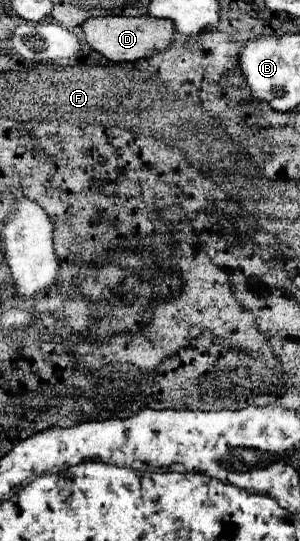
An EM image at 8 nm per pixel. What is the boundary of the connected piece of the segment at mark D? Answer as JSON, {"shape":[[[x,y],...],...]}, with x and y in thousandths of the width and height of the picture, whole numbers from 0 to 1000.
{"shape":[[[300,31],[273,43],[287,79],[367,113],[460,113],[500,105],[513,94],[547,94],[580,76],[580,43],[527,31]]]}

